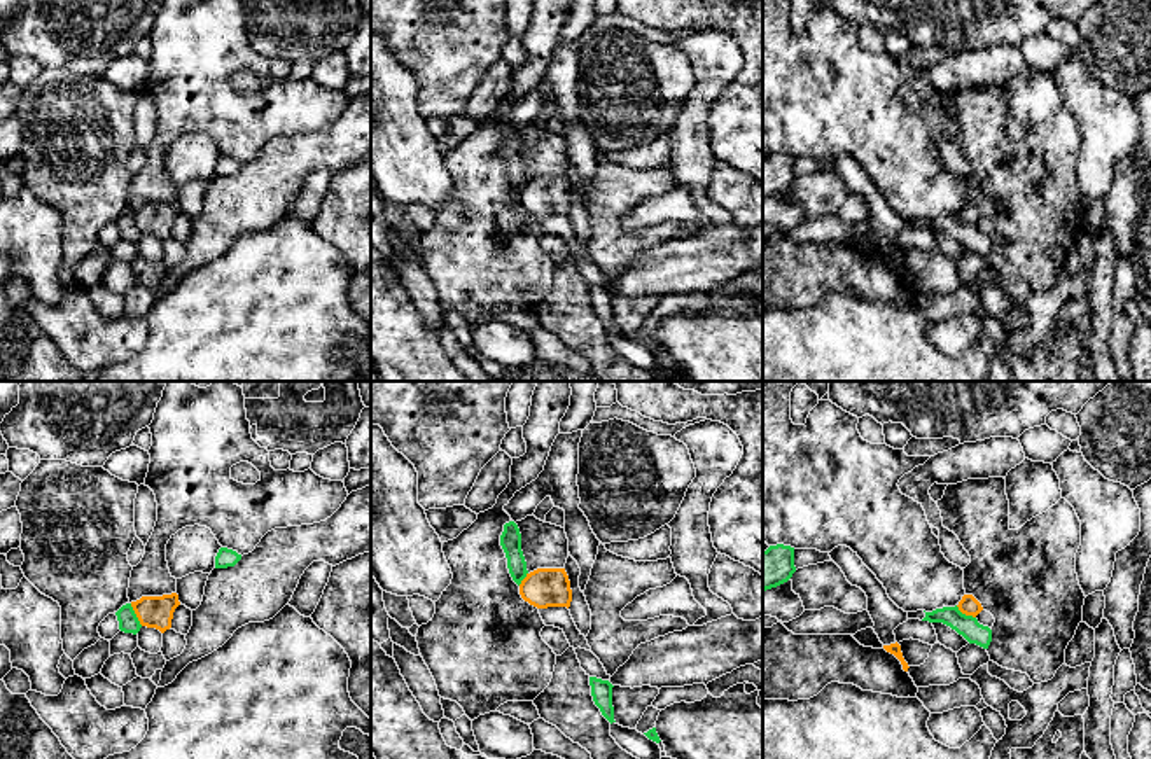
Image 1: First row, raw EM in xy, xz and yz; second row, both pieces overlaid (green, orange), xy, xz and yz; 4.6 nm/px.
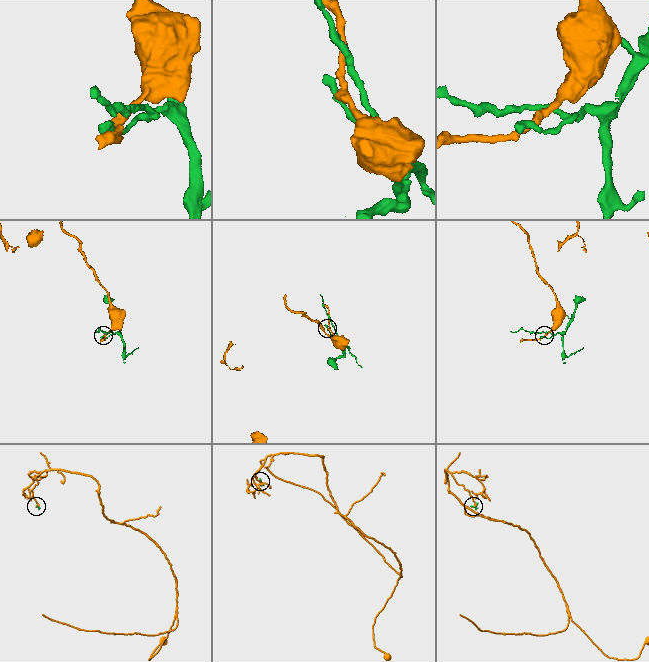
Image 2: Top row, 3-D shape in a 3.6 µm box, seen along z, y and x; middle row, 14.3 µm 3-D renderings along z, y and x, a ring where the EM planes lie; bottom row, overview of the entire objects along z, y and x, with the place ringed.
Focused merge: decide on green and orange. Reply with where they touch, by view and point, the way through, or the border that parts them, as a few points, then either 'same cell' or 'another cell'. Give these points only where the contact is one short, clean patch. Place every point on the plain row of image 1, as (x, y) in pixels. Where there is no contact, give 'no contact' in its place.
xy (135, 222) | along xy (130, 212), (142, 233) | another cell

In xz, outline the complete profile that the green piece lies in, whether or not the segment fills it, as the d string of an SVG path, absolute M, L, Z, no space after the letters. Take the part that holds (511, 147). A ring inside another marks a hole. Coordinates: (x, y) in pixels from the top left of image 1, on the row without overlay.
M514 129L504 133L504 140L500 143L500 154L507 166L507 177L513 189L520 194L527 185L527 170L521 159L521 142Z

